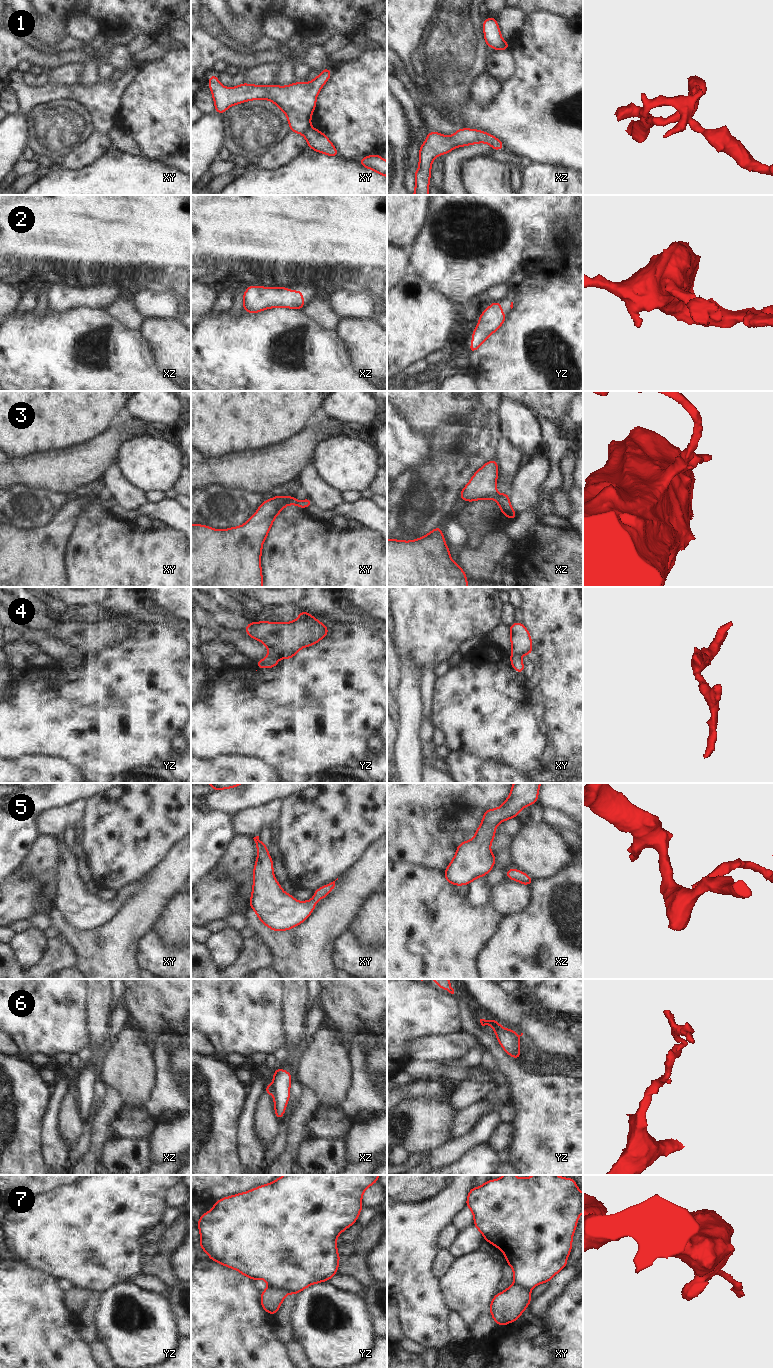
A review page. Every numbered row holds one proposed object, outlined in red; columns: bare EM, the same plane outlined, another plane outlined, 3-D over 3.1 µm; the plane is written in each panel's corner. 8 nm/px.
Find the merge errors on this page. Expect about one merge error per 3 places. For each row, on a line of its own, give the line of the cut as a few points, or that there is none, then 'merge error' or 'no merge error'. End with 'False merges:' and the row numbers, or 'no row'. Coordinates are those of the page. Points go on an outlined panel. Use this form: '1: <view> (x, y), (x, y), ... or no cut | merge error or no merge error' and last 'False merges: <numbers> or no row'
1: xy (309, 126), (302, 133) | merge error
2: no cut | no merge error
3: no cut | no merge error
4: no cut | no merge error
5: no cut | no merge error
6: yz (493, 1027), (499, 1025), (502, 1028) | merge error
7: yz (269, 1286), (283, 1288), (288, 1292) | merge error
False merges: 1, 6, 7

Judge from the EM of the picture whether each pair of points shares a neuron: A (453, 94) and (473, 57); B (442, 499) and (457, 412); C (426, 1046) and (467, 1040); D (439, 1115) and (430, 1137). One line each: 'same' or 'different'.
A: same
B: different
C: same
D: same

